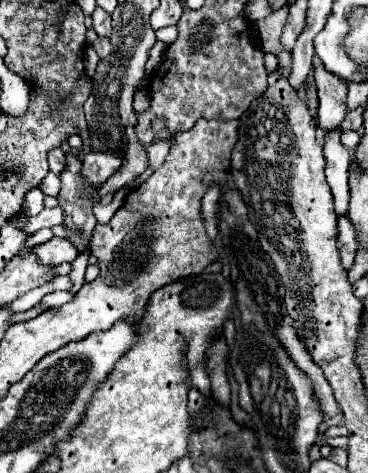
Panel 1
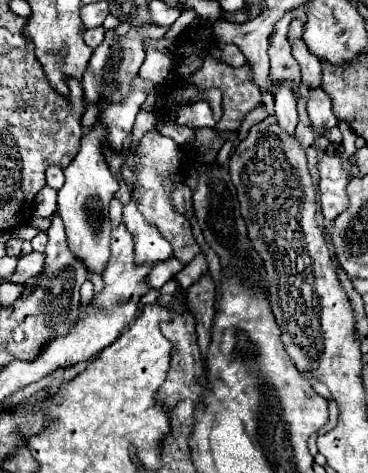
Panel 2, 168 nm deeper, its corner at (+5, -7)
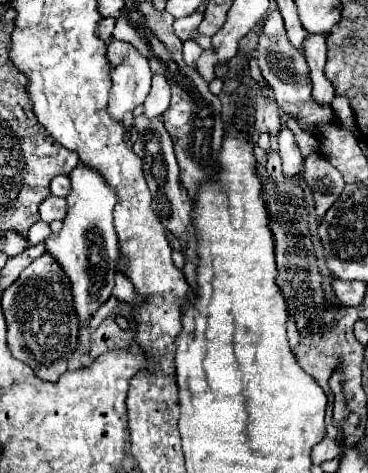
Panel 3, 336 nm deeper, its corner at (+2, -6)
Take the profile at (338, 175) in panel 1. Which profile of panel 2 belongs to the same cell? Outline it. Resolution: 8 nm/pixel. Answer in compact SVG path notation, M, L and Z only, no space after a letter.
M322 87L308 89L306 111L308 111L308 117L312 121L312 127L314 127L316 135L322 135L324 131L338 125L338 119L332 113L332 99Z

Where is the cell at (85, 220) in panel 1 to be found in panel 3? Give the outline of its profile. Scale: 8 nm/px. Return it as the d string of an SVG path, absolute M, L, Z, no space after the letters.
M49 252L27 266L13 286L3 292L3 312L7 320L7 344L15 358L23 360L47 382L55 382L67 372L67 362L77 348L79 318L73 308L69 278Z

